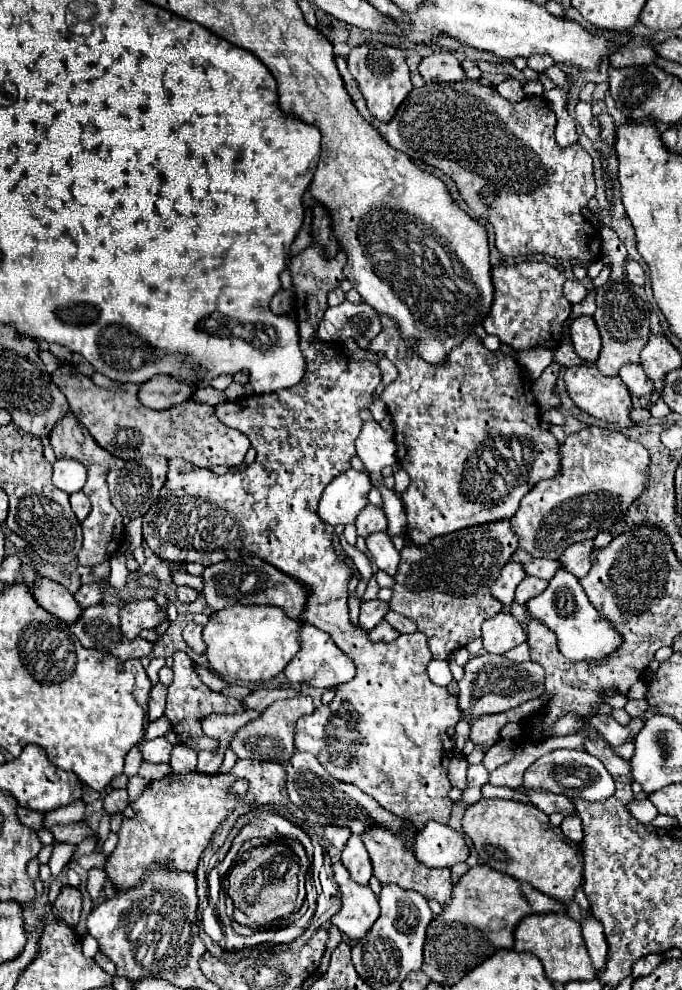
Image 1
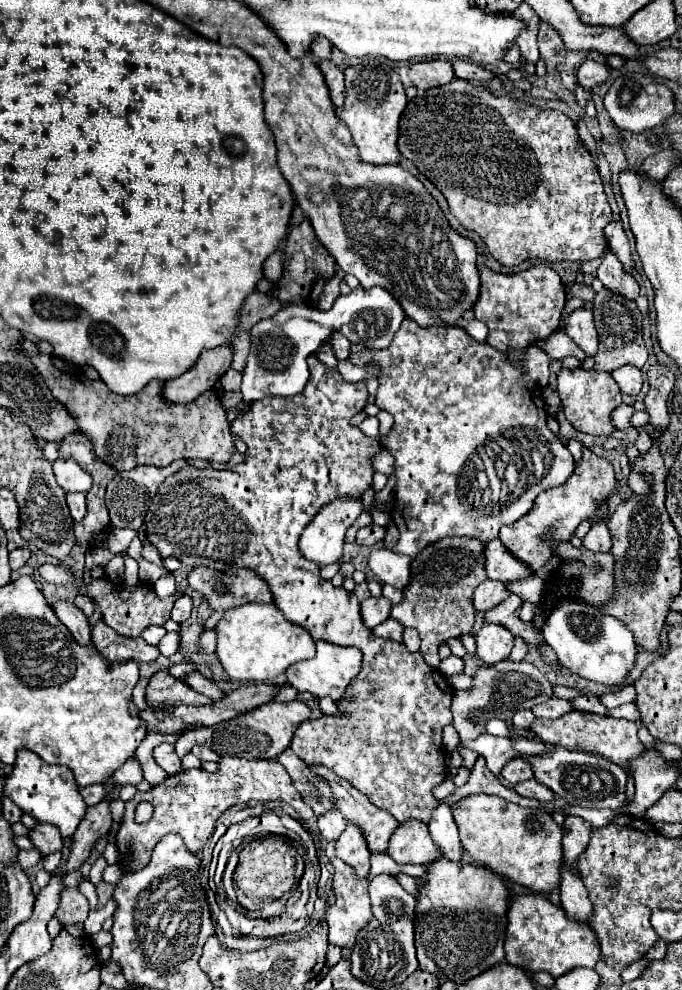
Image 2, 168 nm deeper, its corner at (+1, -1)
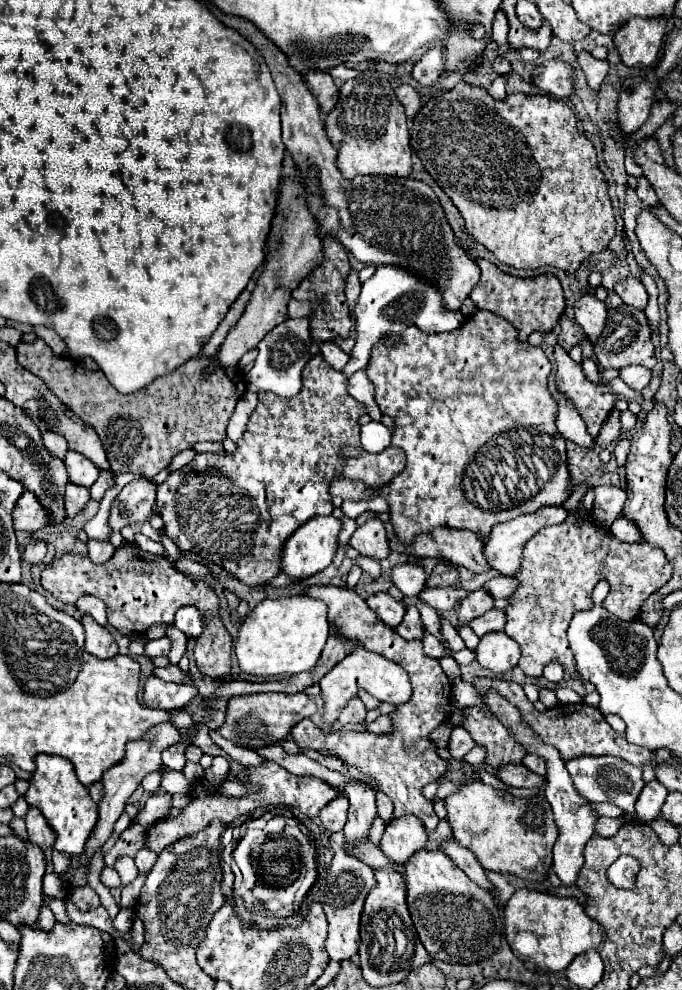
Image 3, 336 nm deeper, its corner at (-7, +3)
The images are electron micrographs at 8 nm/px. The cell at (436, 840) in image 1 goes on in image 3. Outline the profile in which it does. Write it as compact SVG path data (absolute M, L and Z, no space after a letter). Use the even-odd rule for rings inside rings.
M416 816L392 818L380 838L380 850L396 864L404 864L416 850L428 842L426 828Z

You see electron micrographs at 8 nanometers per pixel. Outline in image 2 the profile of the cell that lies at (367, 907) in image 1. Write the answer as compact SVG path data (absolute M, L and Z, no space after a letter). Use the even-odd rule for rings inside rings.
M340 858L330 860L334 866L334 878L332 878L332 890L336 894L336 902L328 908L326 912L326 922L328 922L328 942L336 944L340 948L352 948L356 934L372 920L370 912L370 898L368 898L368 880L356 878L352 872L352 866L344 864Z

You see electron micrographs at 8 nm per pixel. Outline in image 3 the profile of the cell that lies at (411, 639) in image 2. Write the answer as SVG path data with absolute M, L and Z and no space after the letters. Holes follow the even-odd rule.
M424 634L424 640L422 640L422 644L424 644L424 652L430 656L430 658L436 658L436 660L440 660L440 656L446 656L446 652L444 652L444 646L438 642L438 638L434 638L432 634Z

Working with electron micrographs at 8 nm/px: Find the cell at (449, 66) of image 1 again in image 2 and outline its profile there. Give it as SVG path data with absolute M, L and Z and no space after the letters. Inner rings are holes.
M444 58L414 62L410 66L410 80L416 88L422 88L422 80L432 80L436 84L448 84L454 78L452 64Z

